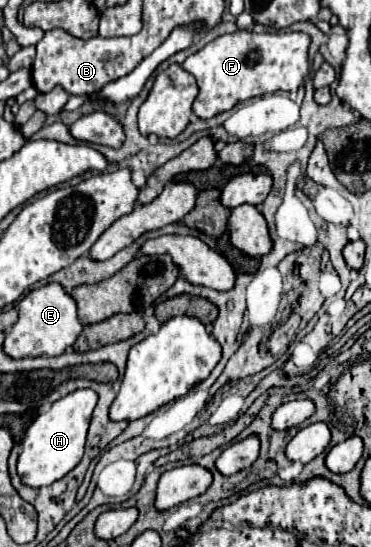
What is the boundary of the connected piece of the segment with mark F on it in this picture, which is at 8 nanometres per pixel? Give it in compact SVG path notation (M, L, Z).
M236 31L218 37L182 63L182 67L196 77L200 87L192 111L200 119L210 119L222 111L230 111L240 101L264 93L296 91L310 71L308 47L310 37L306 33Z

